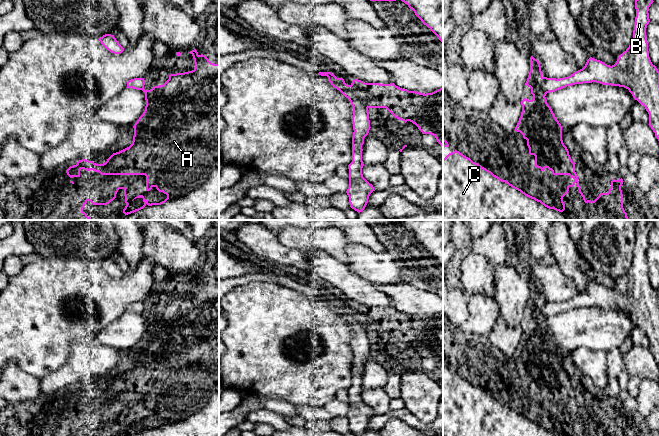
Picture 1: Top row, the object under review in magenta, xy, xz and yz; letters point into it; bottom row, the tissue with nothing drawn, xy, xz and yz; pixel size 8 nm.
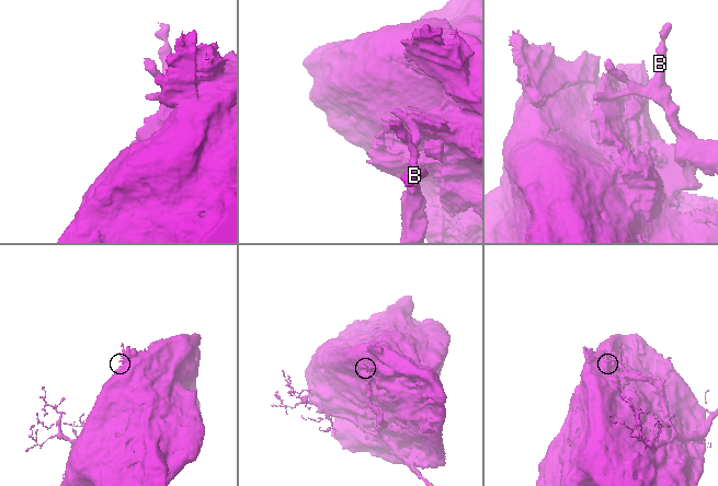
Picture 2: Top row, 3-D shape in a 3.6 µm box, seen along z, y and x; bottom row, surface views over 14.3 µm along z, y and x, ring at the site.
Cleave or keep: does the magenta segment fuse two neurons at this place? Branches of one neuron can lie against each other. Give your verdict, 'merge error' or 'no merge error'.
merge error

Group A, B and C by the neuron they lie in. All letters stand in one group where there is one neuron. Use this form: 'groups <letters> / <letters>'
groups A C / B

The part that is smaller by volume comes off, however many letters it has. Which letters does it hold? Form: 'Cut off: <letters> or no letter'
Cut off: B

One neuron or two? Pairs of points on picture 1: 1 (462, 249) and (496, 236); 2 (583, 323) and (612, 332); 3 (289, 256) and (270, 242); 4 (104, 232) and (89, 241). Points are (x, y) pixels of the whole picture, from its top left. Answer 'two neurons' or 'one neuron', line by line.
1: two neurons
2: one neuron
3: one neuron
4: one neuron

